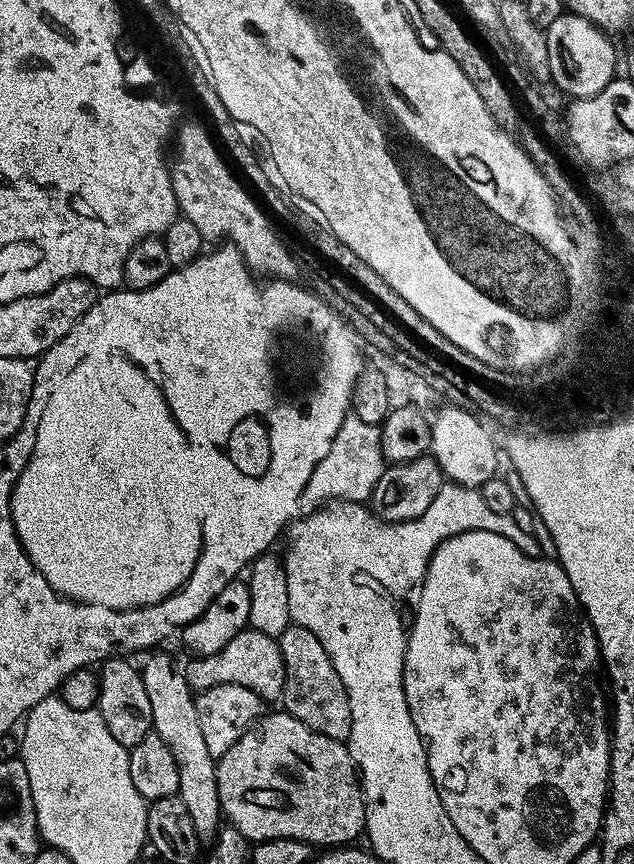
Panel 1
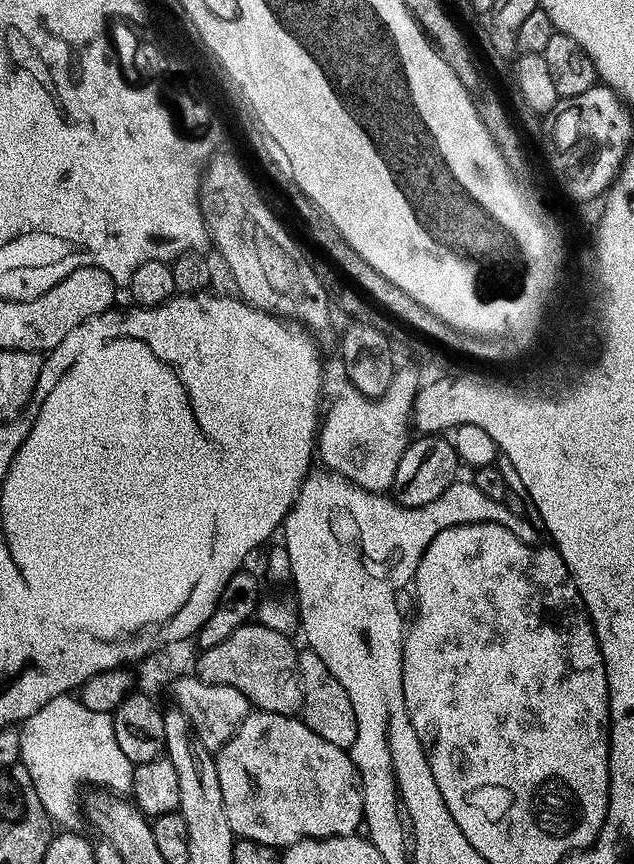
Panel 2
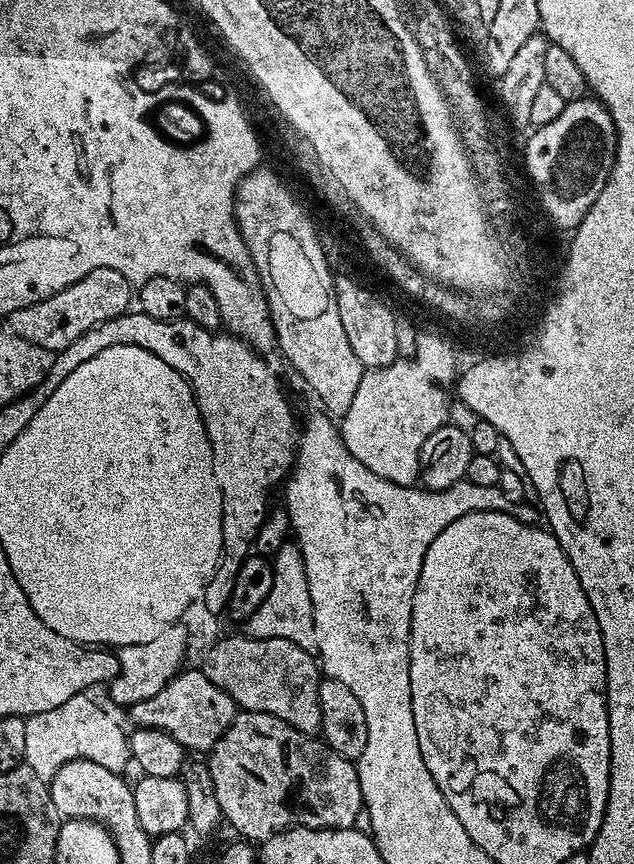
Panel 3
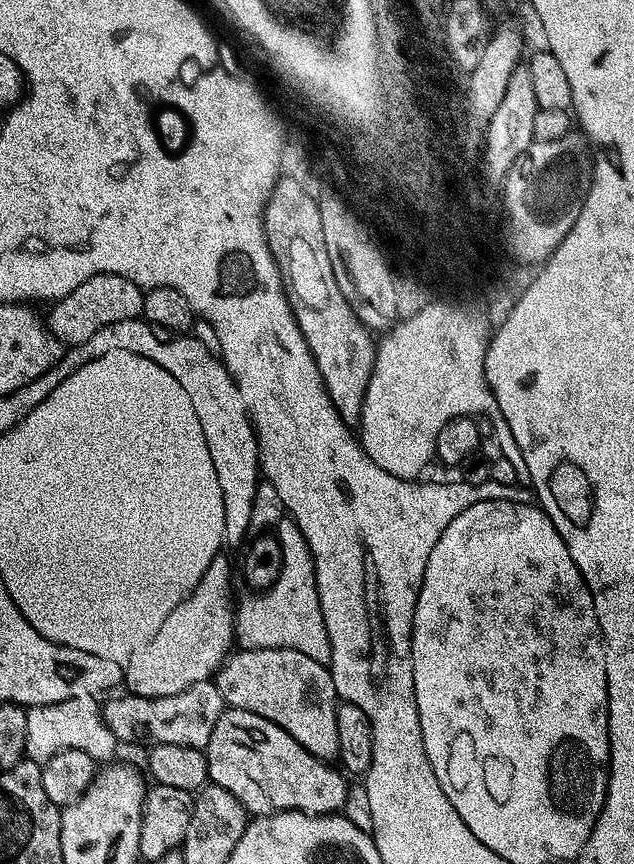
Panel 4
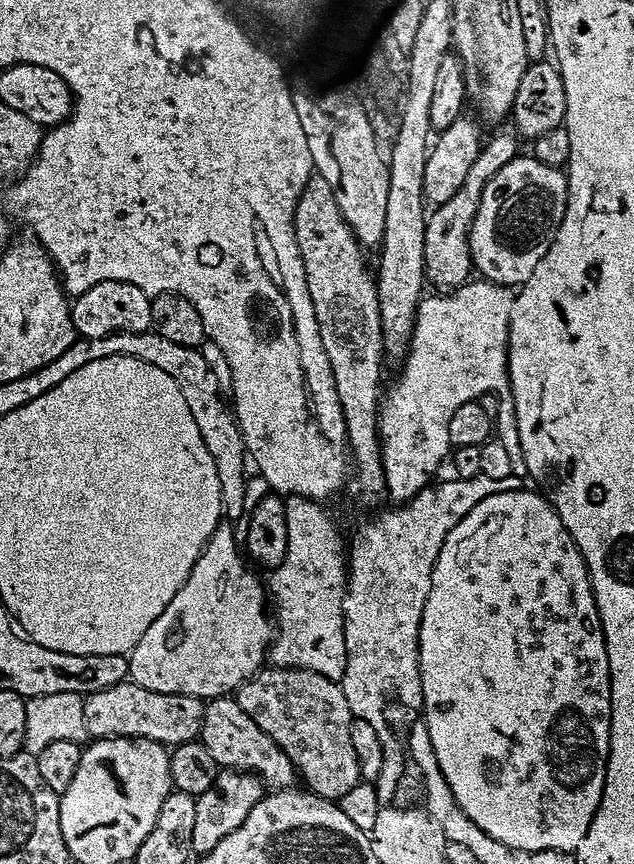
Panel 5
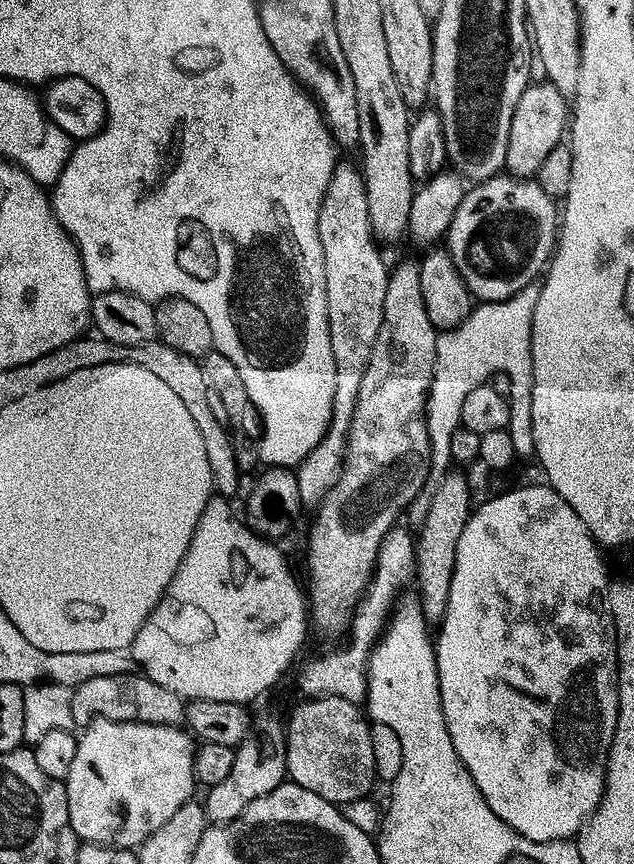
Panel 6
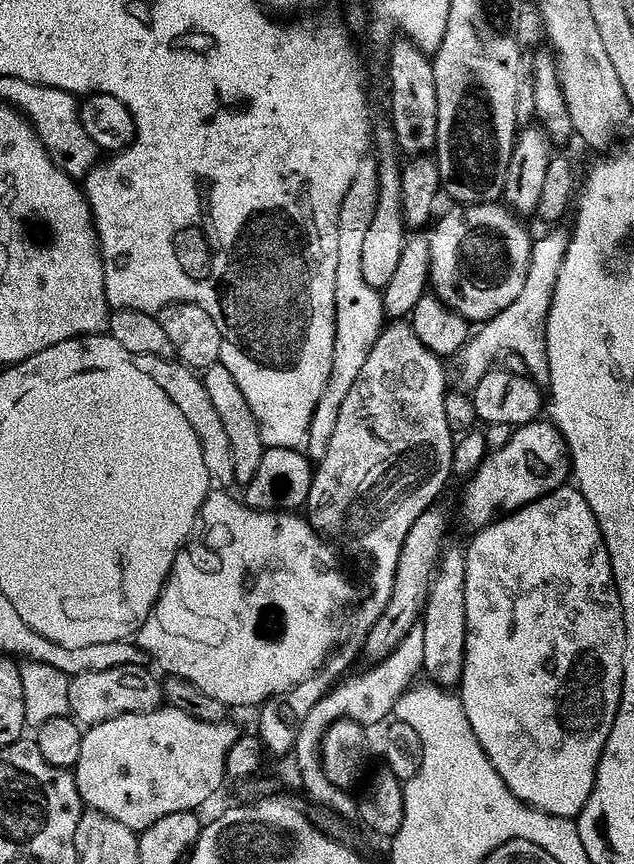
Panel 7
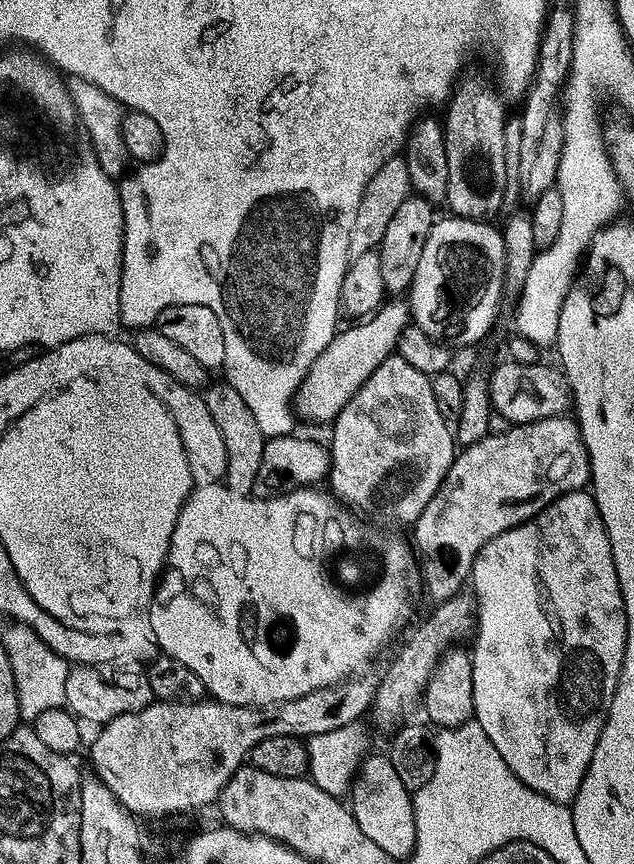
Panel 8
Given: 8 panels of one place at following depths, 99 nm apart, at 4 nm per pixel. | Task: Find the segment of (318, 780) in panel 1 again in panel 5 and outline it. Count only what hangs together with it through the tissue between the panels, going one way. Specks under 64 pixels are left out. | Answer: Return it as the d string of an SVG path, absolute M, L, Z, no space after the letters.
M212 698L207 701L204 709L204 725L200 728L199 739L202 741L204 749L206 749L217 765L220 764L224 770L235 770L240 774L253 774L264 776L263 783L271 786L276 790L288 790L293 787L292 783L297 783L298 773L295 766L290 762L288 755L283 752L280 747L268 737L264 731L254 722L254 718L250 718L250 714L246 714L246 710L242 710L242 706L238 706L238 702L234 698Z

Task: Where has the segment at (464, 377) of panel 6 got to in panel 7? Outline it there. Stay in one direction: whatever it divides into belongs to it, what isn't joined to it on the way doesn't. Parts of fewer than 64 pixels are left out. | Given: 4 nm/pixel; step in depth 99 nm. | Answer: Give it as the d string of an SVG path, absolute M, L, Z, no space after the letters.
M548 232L544 237L537 239L532 246L530 266L526 274L526 282L522 282L522 290L506 310L496 316L483 321L480 328L475 329L474 335L462 349L464 368L472 375L479 378L489 371L492 359L496 352L517 352L528 364L543 365L546 361L546 342L544 341L544 327L550 310L550 302L554 294L554 286L558 282L558 270L562 270L562 258L568 249L569 233Z

